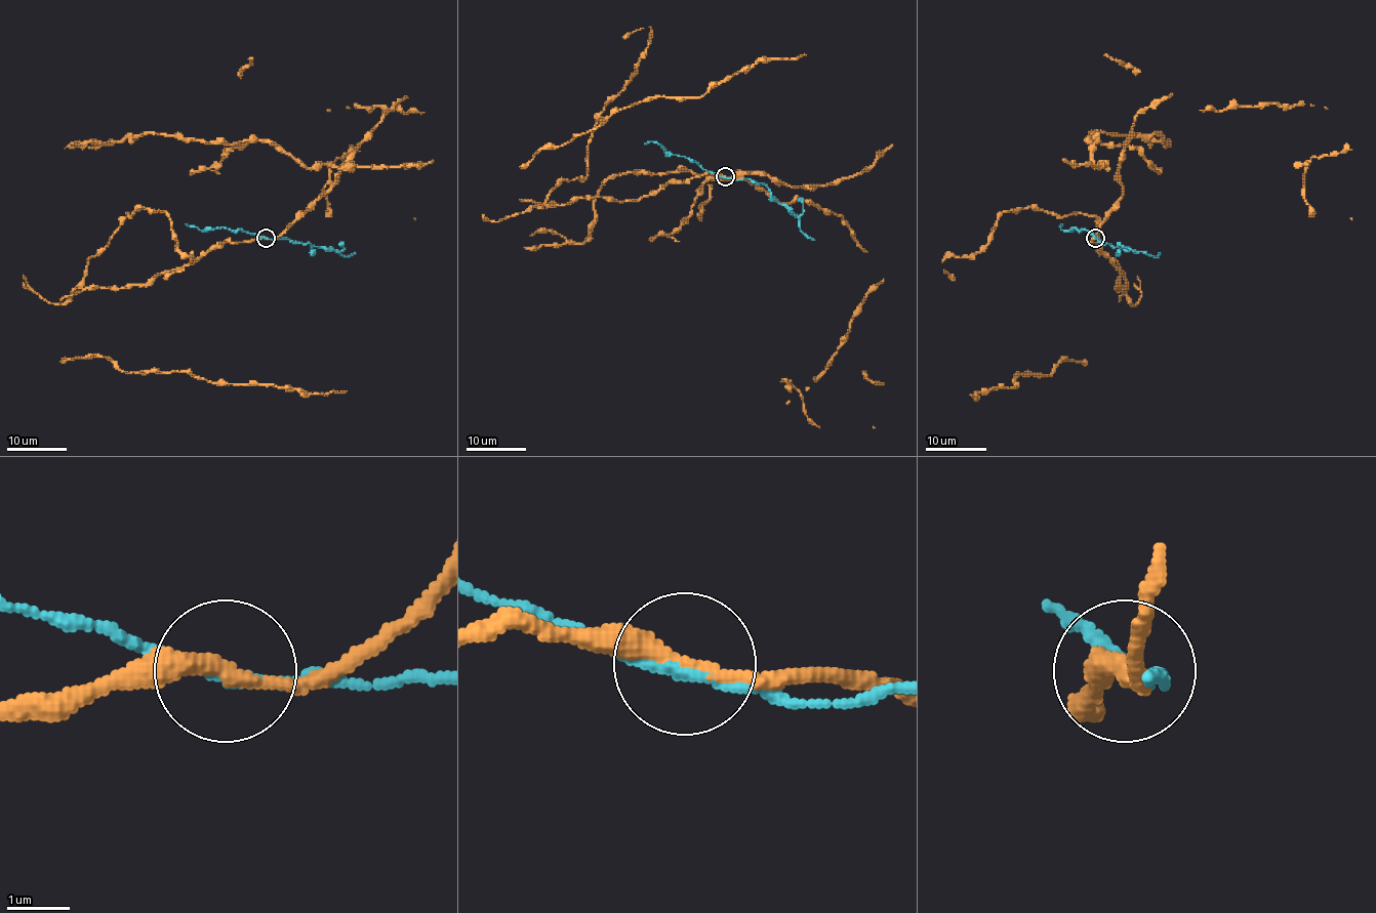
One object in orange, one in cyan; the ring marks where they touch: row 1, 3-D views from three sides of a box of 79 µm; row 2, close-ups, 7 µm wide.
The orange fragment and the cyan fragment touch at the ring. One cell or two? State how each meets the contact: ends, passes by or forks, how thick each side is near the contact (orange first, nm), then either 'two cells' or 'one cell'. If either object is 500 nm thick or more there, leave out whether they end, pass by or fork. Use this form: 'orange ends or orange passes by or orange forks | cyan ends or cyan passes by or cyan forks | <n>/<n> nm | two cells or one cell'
orange passes by | cyan passes by | 280/180 nm | two cells

